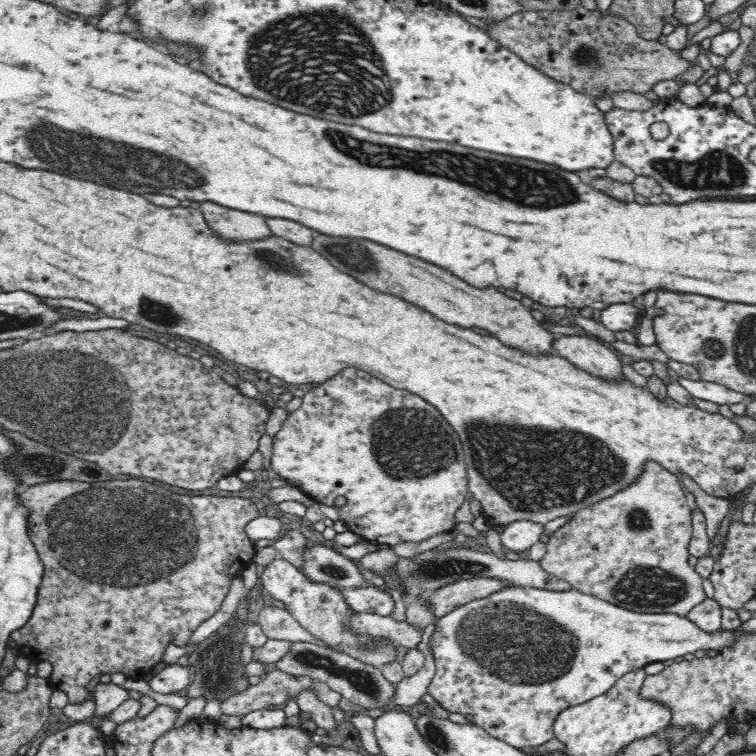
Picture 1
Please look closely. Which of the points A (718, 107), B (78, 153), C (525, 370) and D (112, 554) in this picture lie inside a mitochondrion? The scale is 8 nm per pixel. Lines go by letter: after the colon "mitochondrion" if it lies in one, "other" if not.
A: other
B: mitochondrion
C: other
D: mitochondrion

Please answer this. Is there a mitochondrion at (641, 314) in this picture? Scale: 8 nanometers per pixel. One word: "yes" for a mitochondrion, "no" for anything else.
no

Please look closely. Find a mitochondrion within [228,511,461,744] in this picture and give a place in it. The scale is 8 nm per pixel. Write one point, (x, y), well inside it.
(363, 682)

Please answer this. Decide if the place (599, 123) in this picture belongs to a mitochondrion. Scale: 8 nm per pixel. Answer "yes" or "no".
no

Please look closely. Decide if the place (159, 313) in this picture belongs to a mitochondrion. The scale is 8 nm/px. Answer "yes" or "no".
yes

